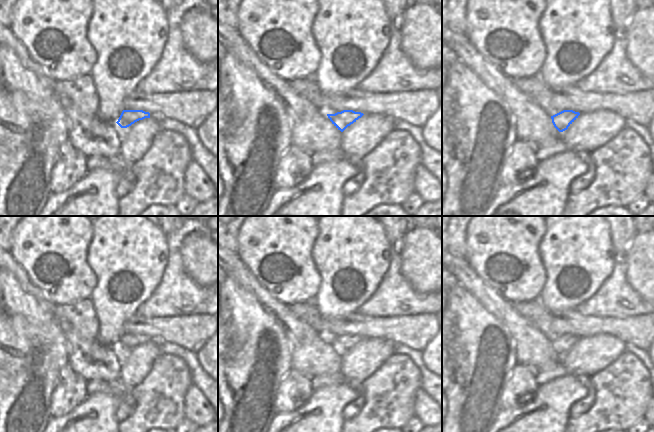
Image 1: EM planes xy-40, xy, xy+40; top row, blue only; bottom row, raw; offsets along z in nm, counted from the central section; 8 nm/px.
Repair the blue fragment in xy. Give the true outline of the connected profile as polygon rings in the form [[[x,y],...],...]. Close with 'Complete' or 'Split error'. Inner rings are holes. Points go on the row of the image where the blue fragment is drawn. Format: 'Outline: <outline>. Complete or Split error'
Outline: [[[343,110],[335,114],[327,114],[332,124],[341,132],[343,132],[348,126],[356,122],[363,115],[363,113],[355,112],[353,110]]]. Complete.

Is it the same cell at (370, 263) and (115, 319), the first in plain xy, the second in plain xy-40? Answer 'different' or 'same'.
same

